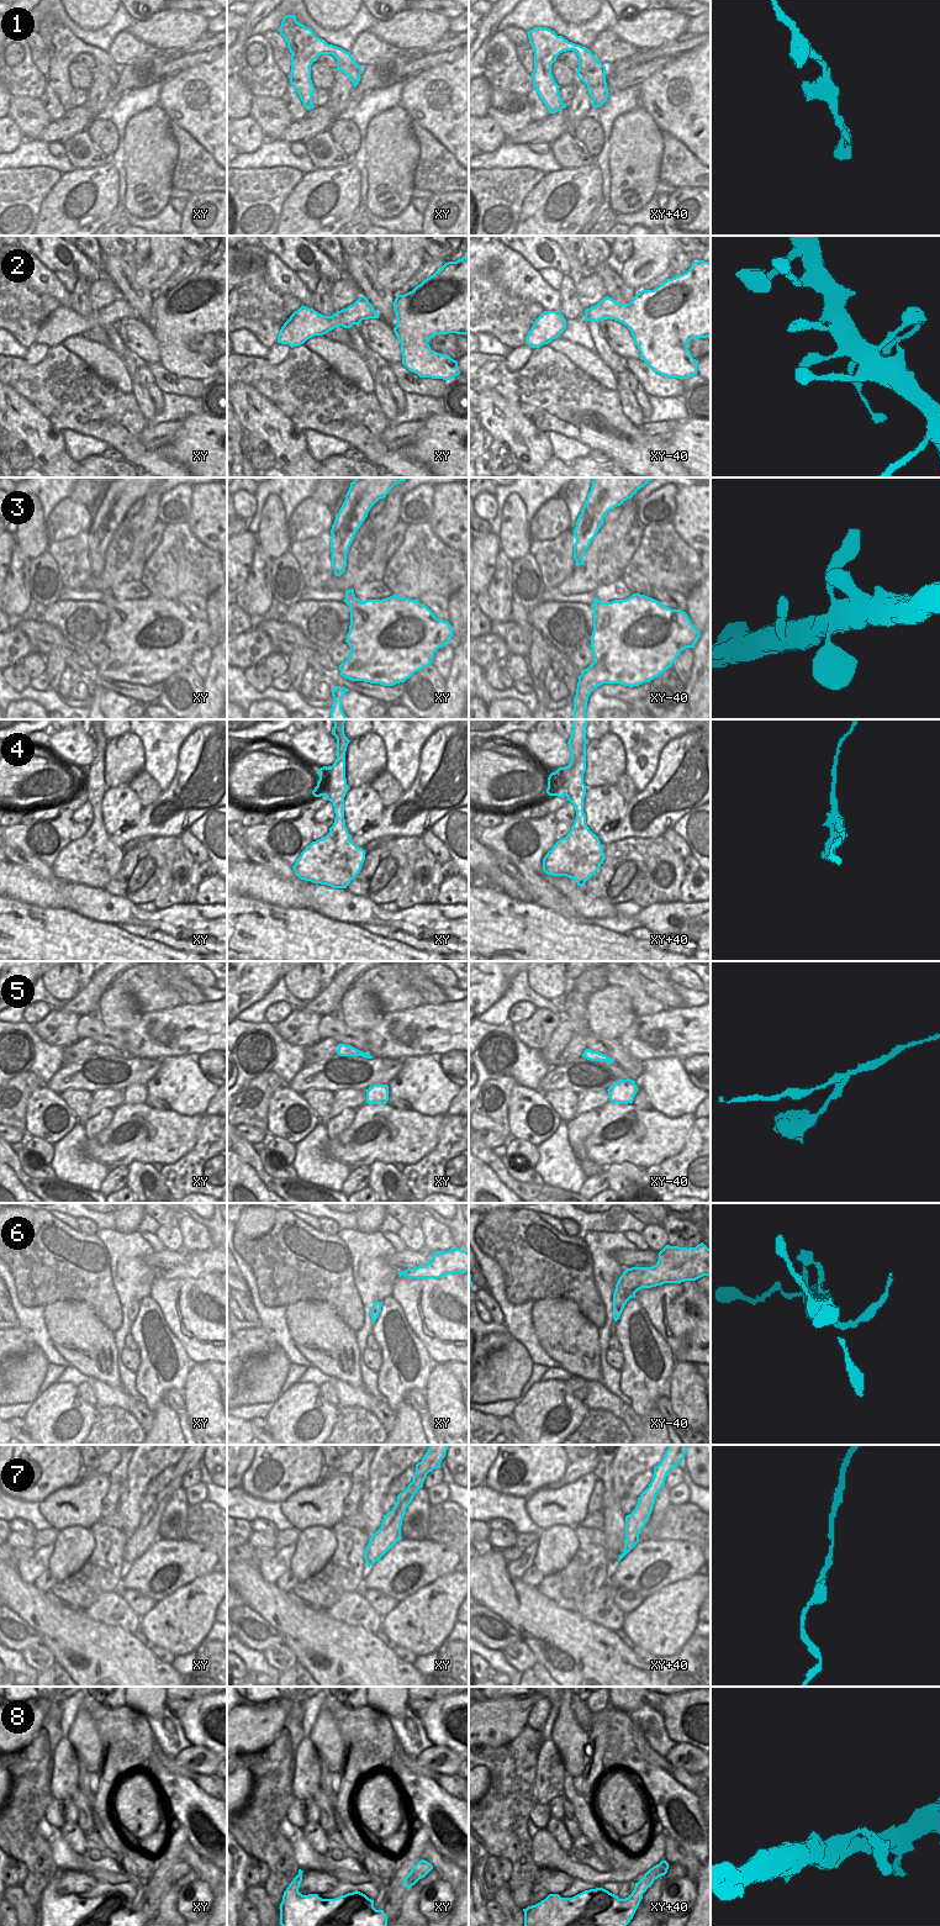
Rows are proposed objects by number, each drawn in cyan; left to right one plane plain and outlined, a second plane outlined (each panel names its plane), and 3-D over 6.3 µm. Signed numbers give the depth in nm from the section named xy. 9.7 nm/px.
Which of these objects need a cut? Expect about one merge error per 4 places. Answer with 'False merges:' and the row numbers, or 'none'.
False merges: none

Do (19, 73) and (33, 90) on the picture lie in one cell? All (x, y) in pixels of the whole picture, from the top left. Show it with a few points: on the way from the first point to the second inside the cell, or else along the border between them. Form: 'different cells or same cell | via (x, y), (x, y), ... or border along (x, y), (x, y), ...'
same cell | via (21, 78), (21, 82), (28, 85)

